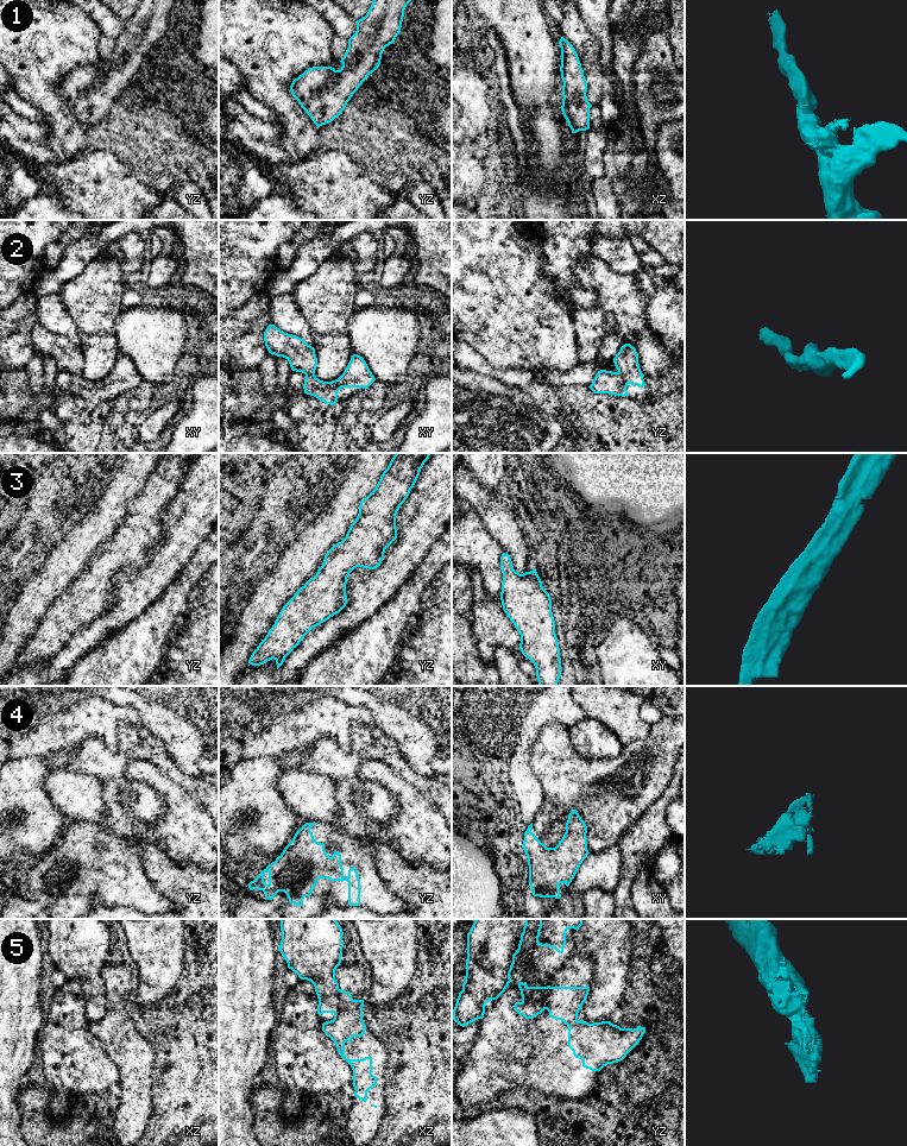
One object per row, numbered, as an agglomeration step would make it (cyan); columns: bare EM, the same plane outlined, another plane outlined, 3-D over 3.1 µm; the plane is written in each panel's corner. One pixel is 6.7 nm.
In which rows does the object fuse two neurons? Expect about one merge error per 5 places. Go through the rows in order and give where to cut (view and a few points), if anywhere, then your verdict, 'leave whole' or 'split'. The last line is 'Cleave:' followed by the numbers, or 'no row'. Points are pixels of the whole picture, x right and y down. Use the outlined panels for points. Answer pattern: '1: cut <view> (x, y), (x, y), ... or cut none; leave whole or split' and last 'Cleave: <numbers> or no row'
1: cut none; leave whole
2: cut none; leave whole
3: cut none; leave whole
4: cut none; leave whole
5: cut yz (521, 992), (526, 1000), (542, 1000), (546, 1008); split
Cleave: 5

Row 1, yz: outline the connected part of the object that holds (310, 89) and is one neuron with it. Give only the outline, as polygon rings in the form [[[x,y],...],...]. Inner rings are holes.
[[[373,0],[366,15],[355,21],[357,31],[348,39],[348,48],[340,61],[342,63],[341,69],[335,70],[332,67],[313,67],[292,81],[290,86],[292,96],[298,101],[301,107],[317,127],[333,121],[342,114],[342,111],[353,94],[358,90],[367,76],[379,67],[384,49],[392,44],[401,32],[404,10],[410,1],[411,0]]]

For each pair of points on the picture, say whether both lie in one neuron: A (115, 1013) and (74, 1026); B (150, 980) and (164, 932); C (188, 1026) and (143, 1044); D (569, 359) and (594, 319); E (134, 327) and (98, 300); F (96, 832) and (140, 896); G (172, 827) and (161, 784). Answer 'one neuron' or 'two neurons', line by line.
A: two neurons
B: one neuron
C: two neurons
D: two neurons
E: two neurons
F: one neuron
G: one neuron

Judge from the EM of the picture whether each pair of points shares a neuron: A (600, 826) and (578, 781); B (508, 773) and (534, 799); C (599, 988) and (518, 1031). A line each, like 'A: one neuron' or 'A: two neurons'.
A: one neuron
B: one neuron
C: two neurons

